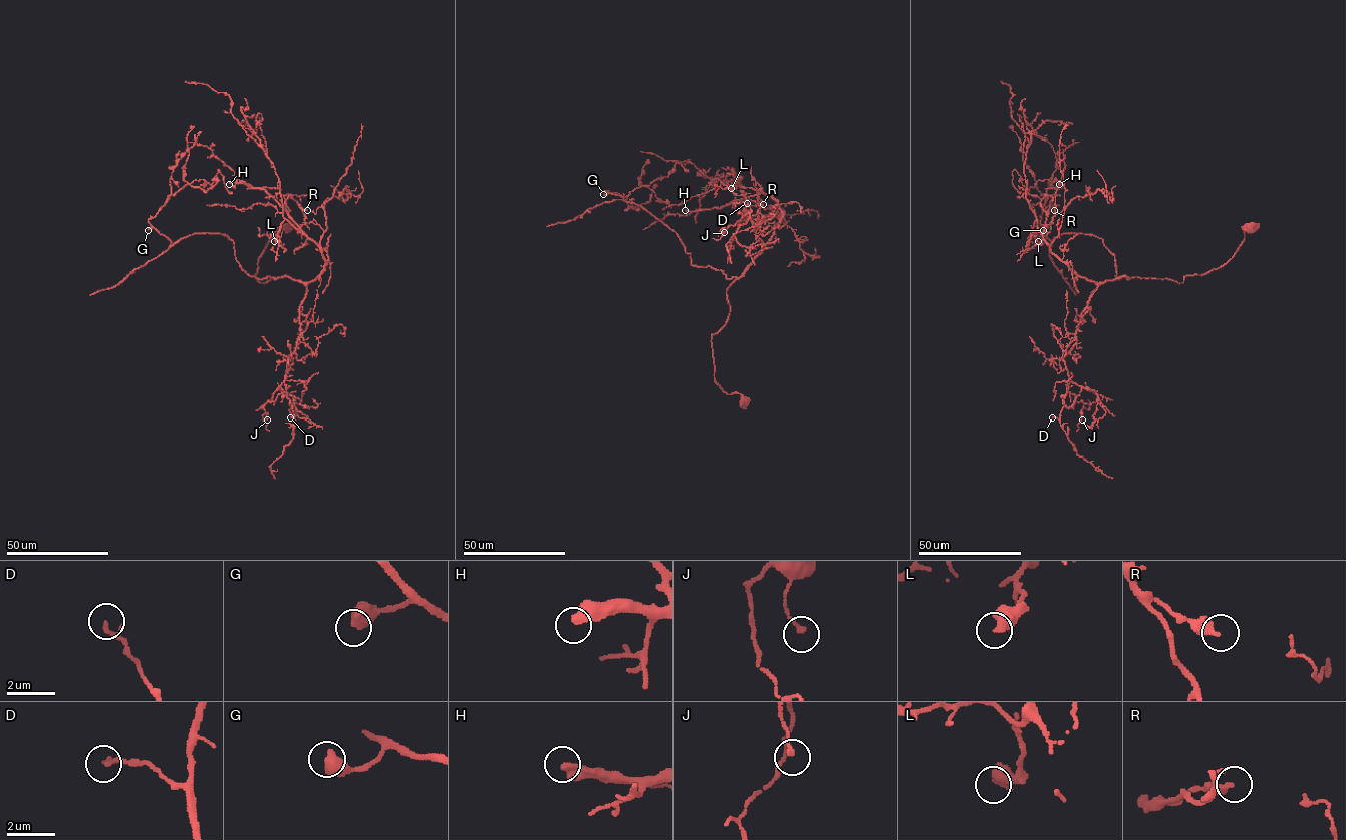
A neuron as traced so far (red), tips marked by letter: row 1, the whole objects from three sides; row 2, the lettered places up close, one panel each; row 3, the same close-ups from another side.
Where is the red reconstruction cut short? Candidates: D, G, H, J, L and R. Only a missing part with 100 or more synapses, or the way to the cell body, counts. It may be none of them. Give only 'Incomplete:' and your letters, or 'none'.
Incomplete: H

